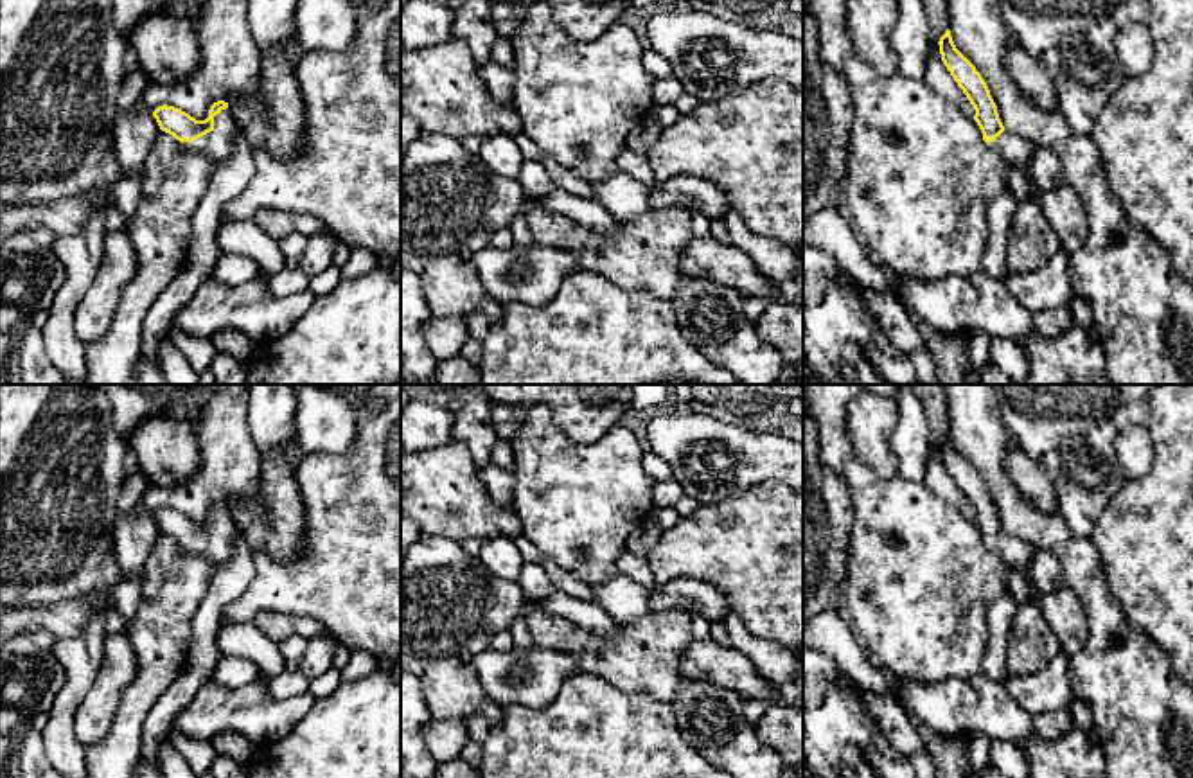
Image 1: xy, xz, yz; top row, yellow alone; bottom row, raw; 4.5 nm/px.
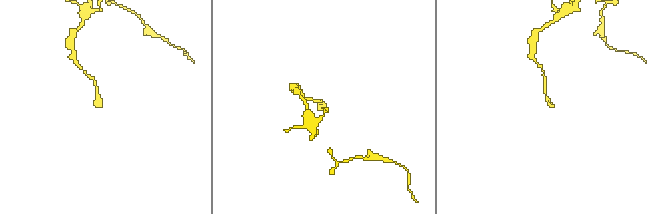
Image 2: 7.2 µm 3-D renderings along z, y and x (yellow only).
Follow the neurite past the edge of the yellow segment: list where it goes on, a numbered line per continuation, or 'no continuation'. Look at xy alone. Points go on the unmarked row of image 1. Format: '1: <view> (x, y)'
1: xy (218, 547)

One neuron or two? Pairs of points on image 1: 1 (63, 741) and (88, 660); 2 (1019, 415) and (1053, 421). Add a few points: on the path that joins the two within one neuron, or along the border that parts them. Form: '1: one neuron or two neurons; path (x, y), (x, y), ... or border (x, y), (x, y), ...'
1: one neuron; path (63, 721), (63, 708), (79, 680)
2: one neuron; path (1028, 415), (1044, 415)

